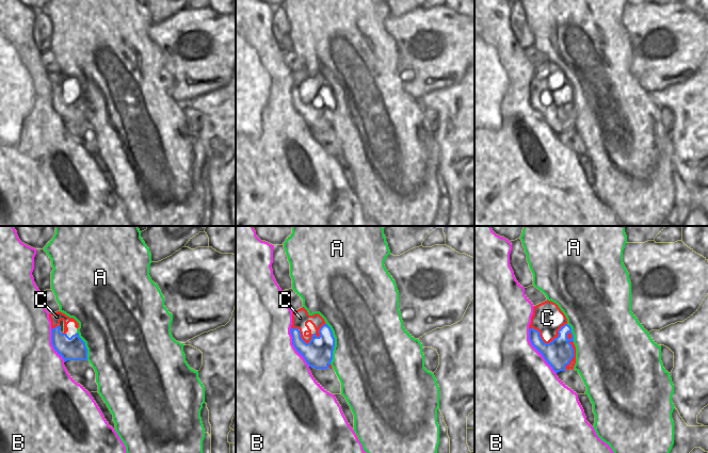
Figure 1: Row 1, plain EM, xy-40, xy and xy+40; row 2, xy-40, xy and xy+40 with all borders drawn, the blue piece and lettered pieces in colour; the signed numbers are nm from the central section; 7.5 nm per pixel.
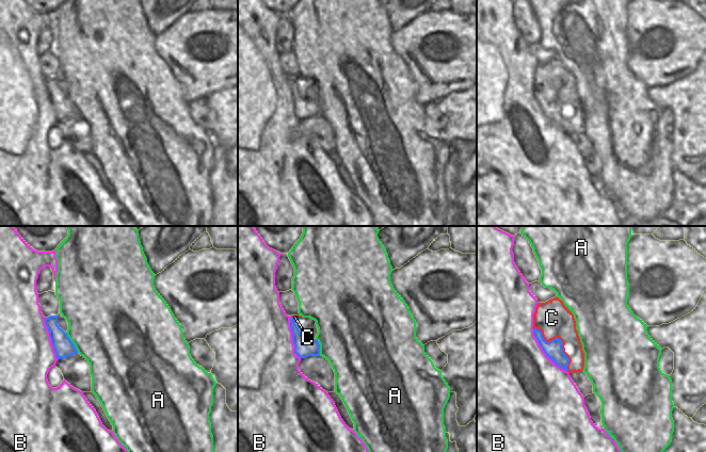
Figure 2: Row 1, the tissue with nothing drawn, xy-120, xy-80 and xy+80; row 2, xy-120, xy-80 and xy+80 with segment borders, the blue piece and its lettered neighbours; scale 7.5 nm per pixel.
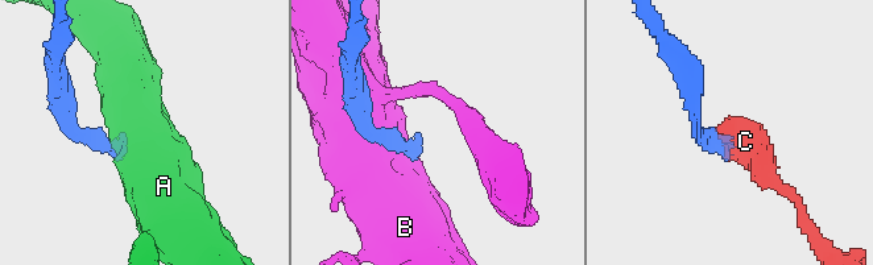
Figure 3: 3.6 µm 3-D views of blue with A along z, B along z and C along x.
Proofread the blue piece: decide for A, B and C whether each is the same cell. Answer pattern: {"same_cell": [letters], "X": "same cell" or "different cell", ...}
{"same_cell": ["C"], "A": "different cell", "B": "different cell", "C": "same cell"}

